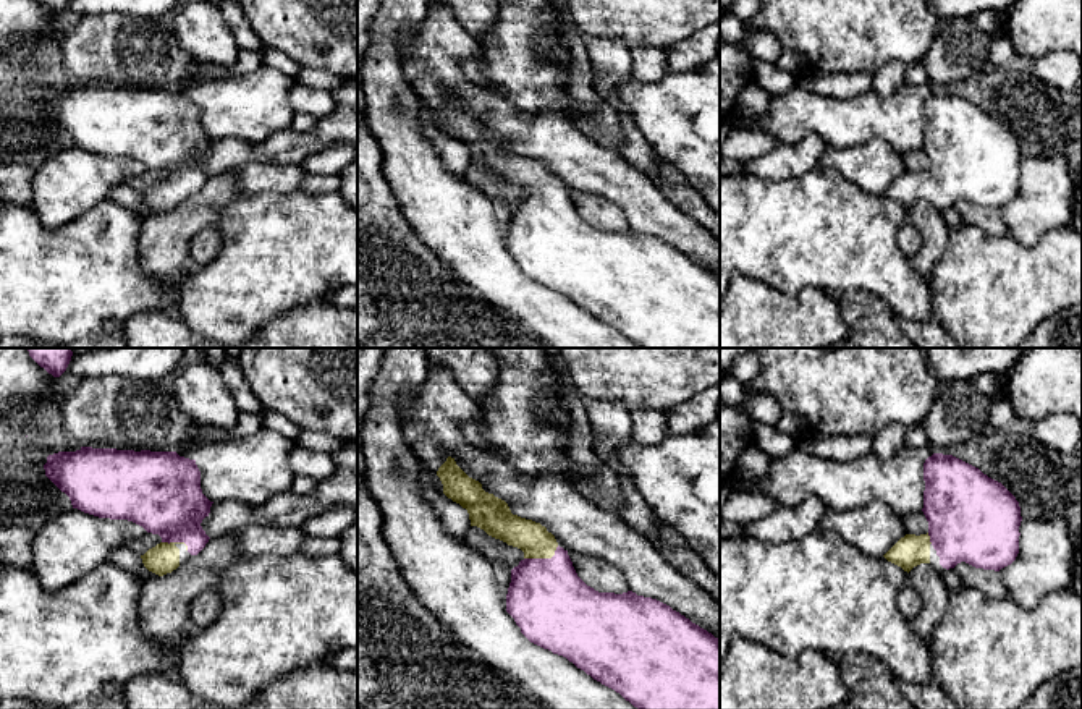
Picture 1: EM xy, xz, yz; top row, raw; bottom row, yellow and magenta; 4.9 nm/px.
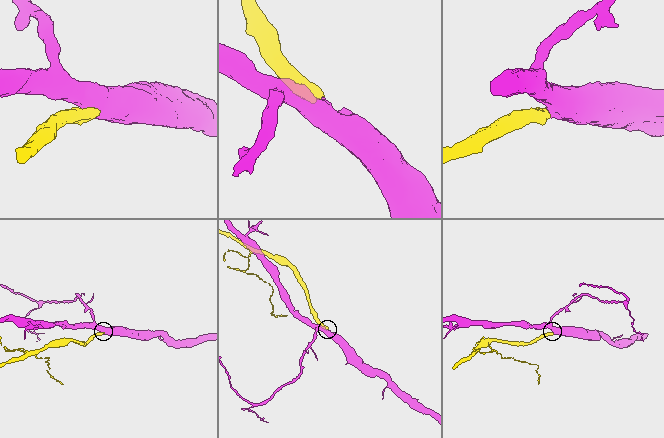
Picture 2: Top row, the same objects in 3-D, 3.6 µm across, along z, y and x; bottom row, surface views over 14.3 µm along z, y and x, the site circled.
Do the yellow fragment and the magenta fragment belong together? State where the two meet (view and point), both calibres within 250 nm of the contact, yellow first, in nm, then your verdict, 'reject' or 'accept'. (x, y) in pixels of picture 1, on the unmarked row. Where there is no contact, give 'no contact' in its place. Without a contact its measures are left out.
contact xz (542, 195); calibres 160 and 400 nm; accept

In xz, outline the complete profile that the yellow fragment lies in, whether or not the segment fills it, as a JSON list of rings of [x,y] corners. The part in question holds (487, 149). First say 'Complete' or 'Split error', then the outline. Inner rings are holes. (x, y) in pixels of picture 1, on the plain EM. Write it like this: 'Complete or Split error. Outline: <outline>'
Split error. Outline: [[[448,94],[437,113],[443,131],[467,147],[471,163],[484,167],[488,173],[518,185],[524,196],[511,207],[506,231],[506,249],[514,256],[521,270],[534,282],[566,295],[594,317],[619,330],[639,348],[720,348],[720,277],[670,243],[637,233],[632,228],[615,231],[598,230],[587,223],[576,210],[568,188],[558,183],[545,163],[513,152],[508,141],[482,126]]]

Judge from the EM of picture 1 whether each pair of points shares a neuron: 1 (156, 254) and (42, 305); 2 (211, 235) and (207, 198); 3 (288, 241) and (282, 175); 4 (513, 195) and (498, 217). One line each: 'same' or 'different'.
1: different
2: different
3: different
4: different

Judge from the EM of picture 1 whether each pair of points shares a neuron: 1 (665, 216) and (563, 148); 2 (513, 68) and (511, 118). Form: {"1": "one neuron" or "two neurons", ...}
{"1": "one neuron", "2": "two neurons"}

